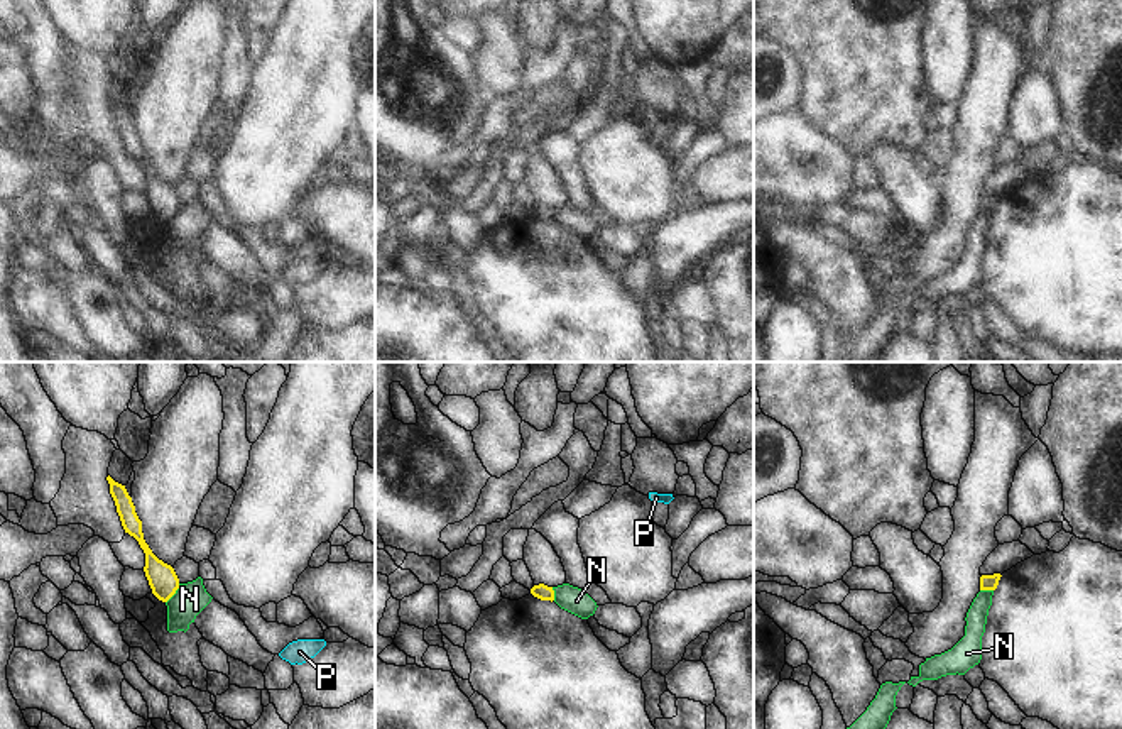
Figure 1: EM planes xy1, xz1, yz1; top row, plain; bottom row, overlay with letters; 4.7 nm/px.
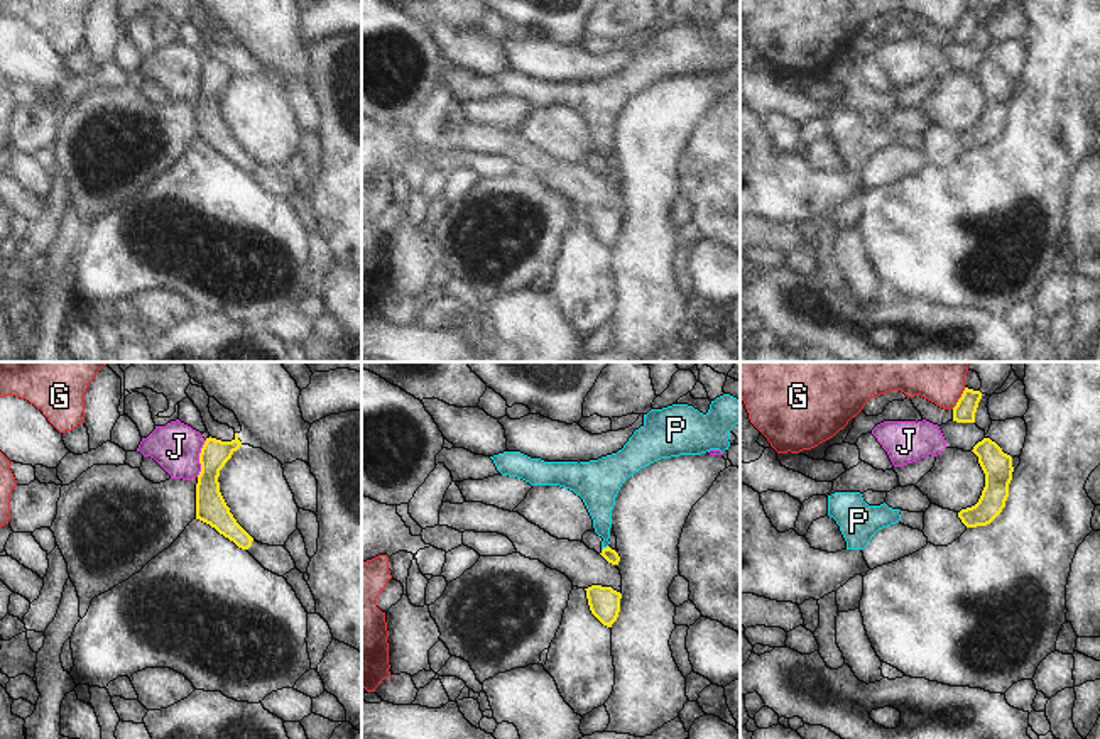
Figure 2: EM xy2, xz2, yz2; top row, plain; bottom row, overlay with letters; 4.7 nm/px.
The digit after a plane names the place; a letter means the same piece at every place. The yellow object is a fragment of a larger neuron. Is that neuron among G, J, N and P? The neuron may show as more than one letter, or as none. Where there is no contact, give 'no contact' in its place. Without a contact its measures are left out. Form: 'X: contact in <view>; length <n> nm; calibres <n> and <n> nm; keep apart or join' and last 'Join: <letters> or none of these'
G: contact in yz2; length 120 nm; calibres 100 and 340 nm; keep apart
J: contact in xy2; length 180 nm; calibres 140 and 240 nm; keep apart
N: contact in xy1; length 120 nm; calibres 140 and 160 nm; keep apart
P: contact in xz2; length 40 nm; calibres 70 and 160 nm; join
Join: P

